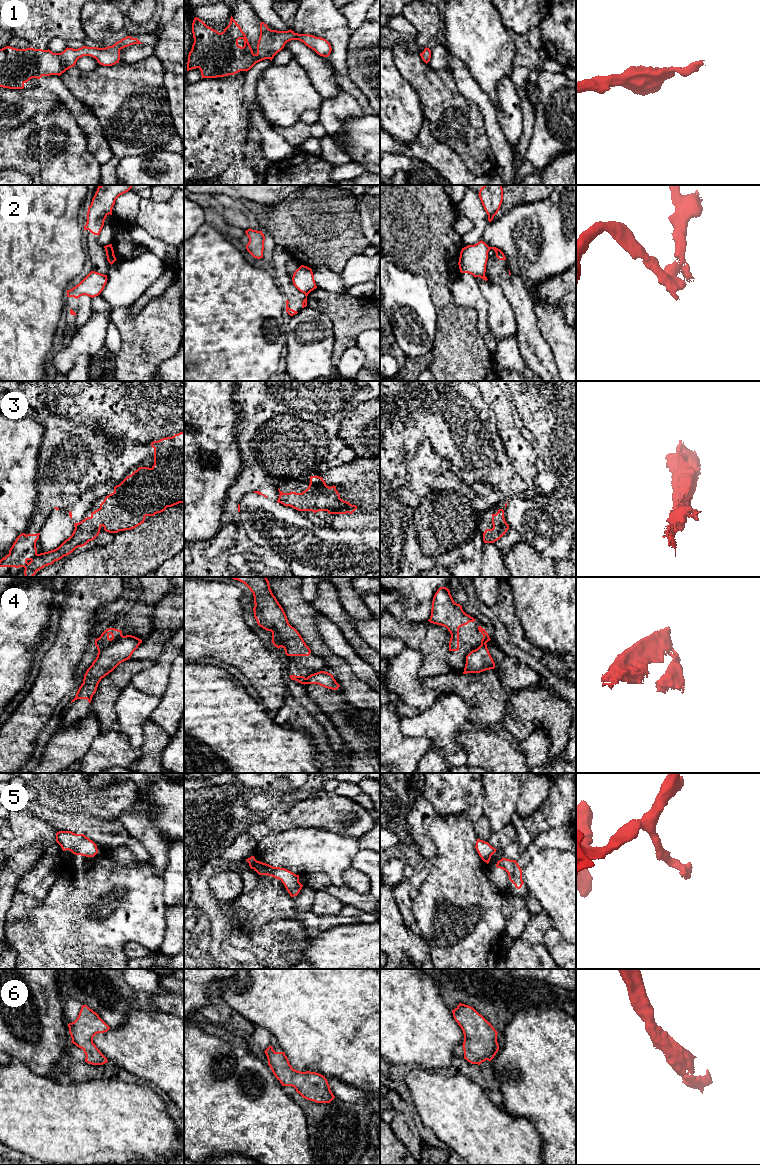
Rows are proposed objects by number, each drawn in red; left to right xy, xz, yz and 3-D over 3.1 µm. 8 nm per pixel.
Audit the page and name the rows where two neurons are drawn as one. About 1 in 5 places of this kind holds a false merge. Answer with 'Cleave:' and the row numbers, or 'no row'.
Cleave: 2, 4

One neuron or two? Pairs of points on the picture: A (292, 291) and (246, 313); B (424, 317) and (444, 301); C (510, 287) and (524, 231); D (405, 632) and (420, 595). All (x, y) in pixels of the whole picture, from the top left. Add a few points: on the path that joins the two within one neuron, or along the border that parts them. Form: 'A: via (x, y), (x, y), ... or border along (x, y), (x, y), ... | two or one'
A: border along (275, 279), (286, 299) | two
B: border along (428, 286), (436, 311), (436, 332) | two
C: border along (503, 253), (507, 268), (522, 279), (528, 292) | two
D: border along (390, 613), (406, 621), (427, 621) | two

